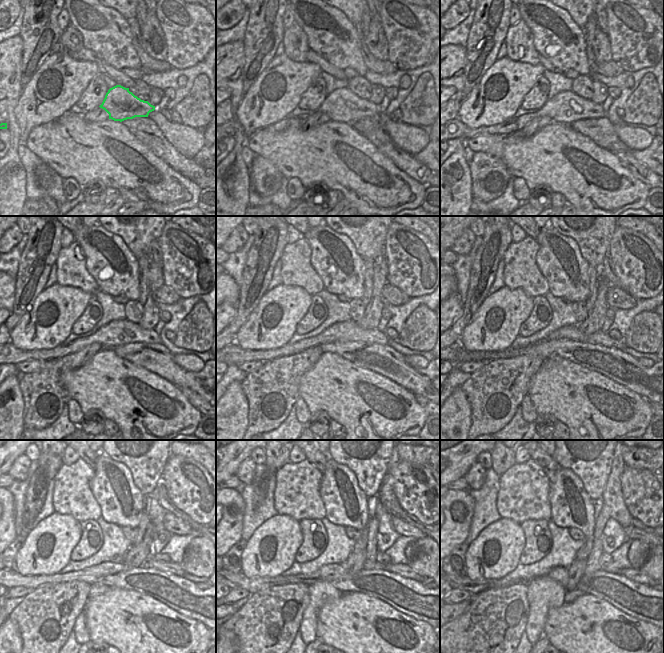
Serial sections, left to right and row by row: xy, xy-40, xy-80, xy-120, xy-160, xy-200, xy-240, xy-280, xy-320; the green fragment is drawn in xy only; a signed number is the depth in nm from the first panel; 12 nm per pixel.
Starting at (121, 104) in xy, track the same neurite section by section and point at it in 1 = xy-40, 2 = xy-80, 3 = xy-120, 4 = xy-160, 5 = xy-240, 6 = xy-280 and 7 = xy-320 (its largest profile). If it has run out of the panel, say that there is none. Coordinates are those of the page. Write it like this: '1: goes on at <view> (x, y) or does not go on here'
1: goes on at xy-40 (342, 105)
2: goes on at xy-80 (566, 107)
3: goes on at xy-120 (118, 332)
4: goes on at xy-160 (349, 330)
5: goes on at xy-240 (174, 568)
6: goes on at xy-280 (404, 570)
7: goes on at xy-320 (637, 575)

